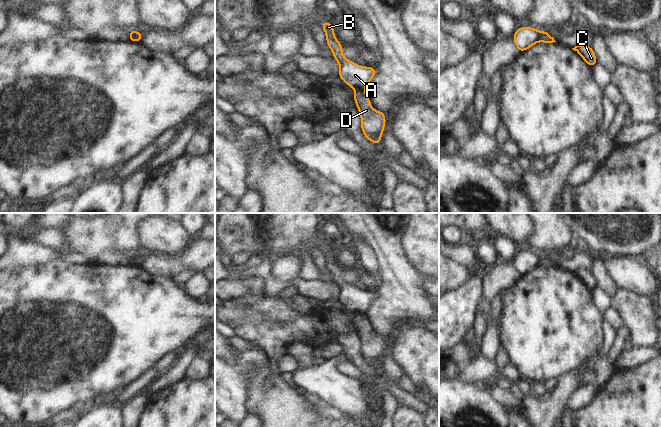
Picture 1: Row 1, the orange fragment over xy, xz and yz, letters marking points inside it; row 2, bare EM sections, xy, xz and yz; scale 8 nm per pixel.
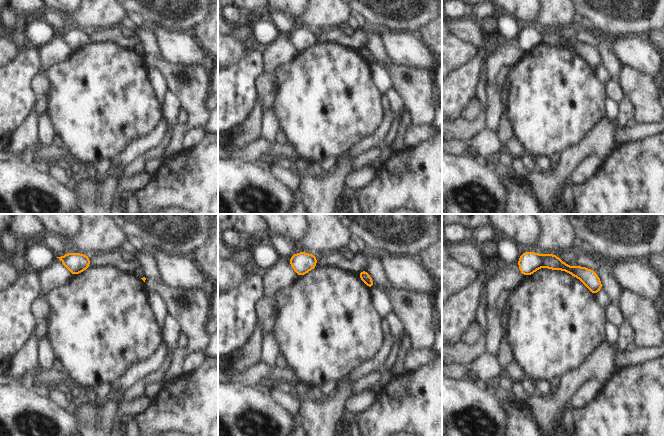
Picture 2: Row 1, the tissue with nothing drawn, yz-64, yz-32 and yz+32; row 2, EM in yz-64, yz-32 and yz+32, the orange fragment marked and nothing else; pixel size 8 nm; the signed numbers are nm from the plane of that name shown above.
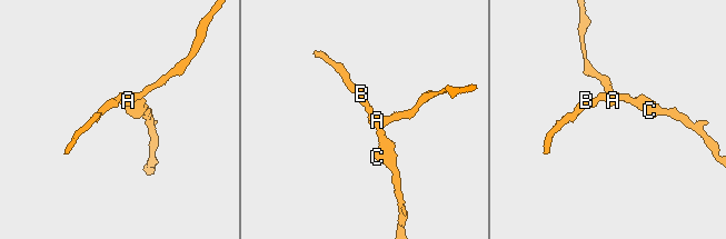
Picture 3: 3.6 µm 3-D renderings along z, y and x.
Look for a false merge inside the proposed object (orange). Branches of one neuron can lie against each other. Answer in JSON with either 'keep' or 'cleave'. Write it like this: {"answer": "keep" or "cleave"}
{"answer": "cleave"}

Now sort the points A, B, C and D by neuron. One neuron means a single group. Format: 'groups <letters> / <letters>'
groups A B / C D

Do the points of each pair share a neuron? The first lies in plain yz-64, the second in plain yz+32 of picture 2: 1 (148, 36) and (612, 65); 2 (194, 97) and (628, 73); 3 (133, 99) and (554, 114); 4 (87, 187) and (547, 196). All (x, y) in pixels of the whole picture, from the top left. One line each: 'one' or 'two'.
1: one
2: one
3: one
4: one

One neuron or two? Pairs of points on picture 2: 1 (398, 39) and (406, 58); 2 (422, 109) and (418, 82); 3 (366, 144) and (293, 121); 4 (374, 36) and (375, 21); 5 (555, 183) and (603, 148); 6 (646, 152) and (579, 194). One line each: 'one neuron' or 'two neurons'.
1: one neuron
2: one neuron
3: two neurons
4: two neurons
5: one neuron
6: one neuron

